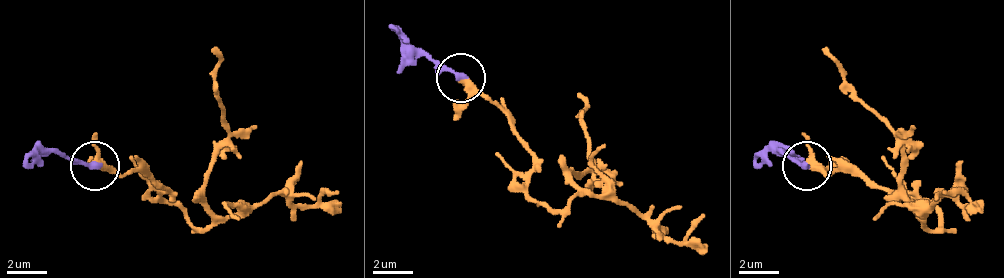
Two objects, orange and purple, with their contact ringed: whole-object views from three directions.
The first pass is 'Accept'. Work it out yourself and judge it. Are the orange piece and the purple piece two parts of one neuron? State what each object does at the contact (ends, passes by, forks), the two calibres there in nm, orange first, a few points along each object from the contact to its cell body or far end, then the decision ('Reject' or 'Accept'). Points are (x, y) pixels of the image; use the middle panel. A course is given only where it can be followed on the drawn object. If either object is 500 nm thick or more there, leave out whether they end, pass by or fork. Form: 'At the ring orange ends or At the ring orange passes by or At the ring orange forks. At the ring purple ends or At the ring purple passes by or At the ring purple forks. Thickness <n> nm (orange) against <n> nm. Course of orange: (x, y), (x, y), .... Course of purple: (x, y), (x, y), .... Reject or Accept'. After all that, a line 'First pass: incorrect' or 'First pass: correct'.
At the ring orange forks. At the ring purple ends. Thickness 260 nm (orange) against 280 nm. Course of orange: (462, 76), (507, 116), (531, 156), (526, 190), (551, 210), (576, 190), (571, 176), (596, 166), (581, 96). Course of purple: (462, 76), (437, 71), (387, 27). Accept
First pass: correct

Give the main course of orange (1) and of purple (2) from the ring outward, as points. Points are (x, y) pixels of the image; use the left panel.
1: (96, 164), (121, 174), (141, 169), (195, 229), (210, 219), (210, 154), (230, 135), (215, 85), (215, 45)
2: (96, 164), (71, 164), (61, 154), (21, 164)

